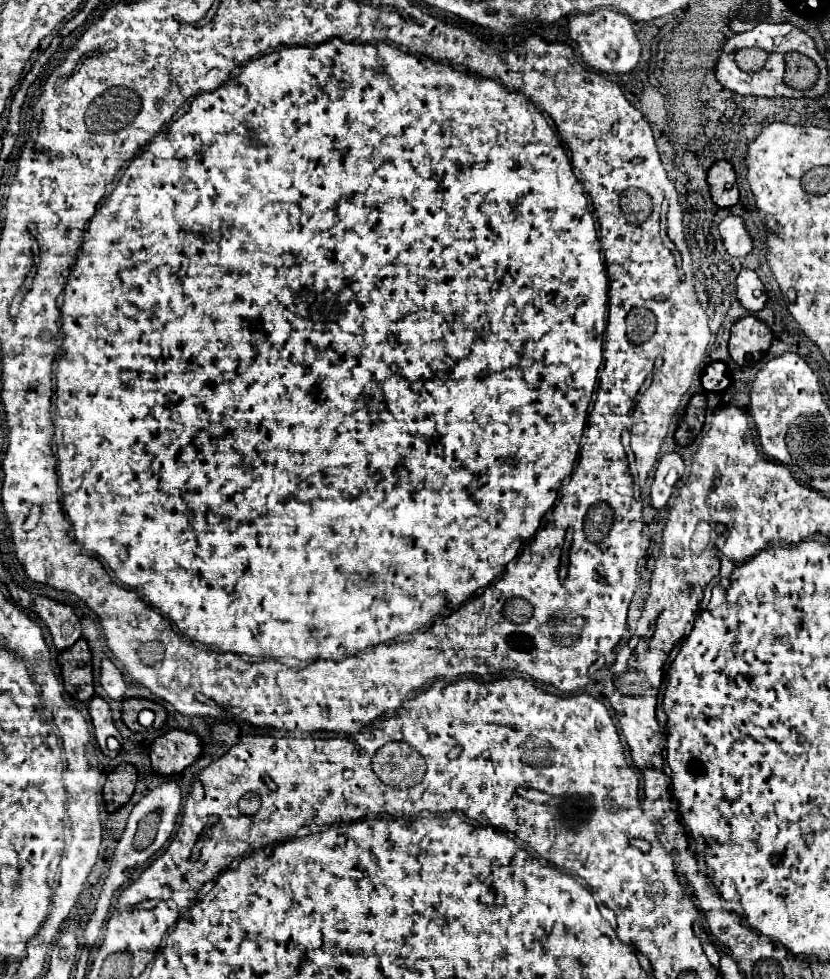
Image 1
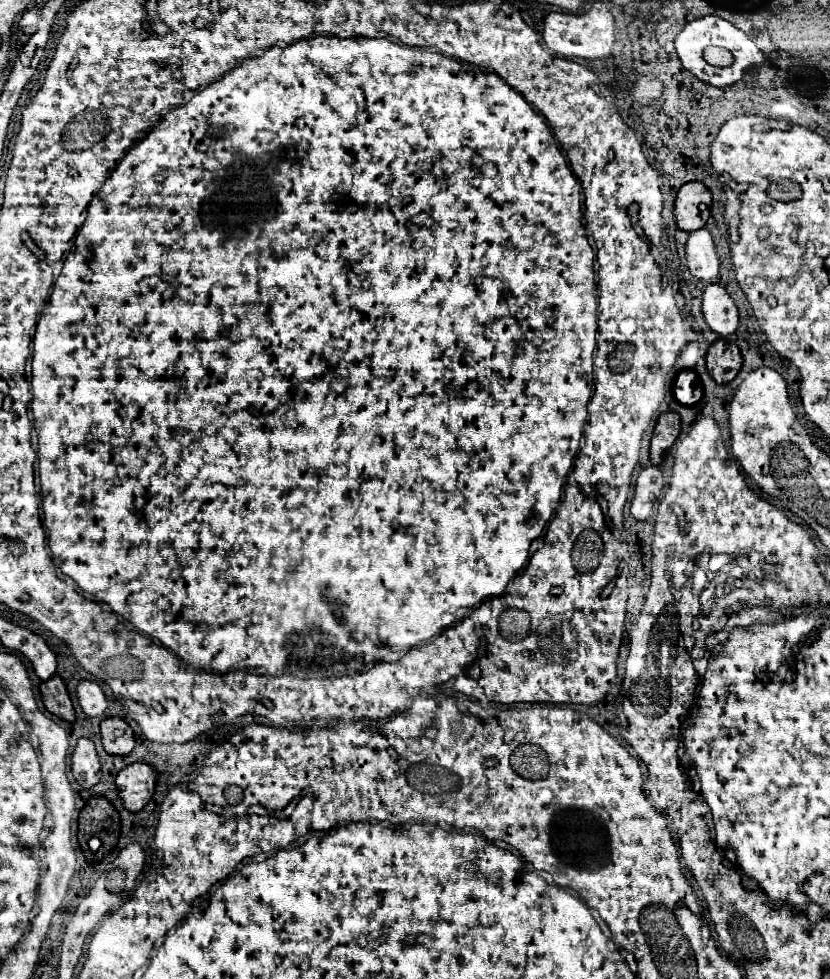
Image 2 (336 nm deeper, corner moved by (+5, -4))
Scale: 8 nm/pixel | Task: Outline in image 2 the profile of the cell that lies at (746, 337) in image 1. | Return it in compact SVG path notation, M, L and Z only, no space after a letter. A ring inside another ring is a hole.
M723 338L713 342L705 356L707 372L717 384L731 382L741 370L741 364L743 364L743 358L741 358L739 348L733 342L723 340Z

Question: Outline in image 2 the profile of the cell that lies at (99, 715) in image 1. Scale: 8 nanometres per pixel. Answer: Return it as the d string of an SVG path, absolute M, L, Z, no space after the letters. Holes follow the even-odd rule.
M89 738L77 740L77 746L71 756L71 772L85 790L93 788L101 780L101 764L95 746Z

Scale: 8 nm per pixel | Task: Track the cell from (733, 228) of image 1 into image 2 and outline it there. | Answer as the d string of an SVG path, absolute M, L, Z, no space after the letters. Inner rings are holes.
M701 228L689 234L685 244L685 256L687 256L687 268L691 276L695 276L697 280L711 282L717 276L719 258L709 230Z

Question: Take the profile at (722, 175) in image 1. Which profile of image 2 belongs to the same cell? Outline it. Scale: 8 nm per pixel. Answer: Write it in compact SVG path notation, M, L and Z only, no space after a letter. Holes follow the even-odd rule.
M687 182L675 198L675 224L679 230L693 232L705 226L711 208L711 192L701 182Z

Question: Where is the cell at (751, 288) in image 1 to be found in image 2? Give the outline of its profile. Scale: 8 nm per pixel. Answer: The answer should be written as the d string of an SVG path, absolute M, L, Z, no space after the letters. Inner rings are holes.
M709 284L703 290L703 296L701 296L701 312L703 312L705 324L717 336L725 338L725 336L729 336L729 334L733 334L737 330L737 324L739 324L737 306L729 298L729 294L725 292L723 286Z

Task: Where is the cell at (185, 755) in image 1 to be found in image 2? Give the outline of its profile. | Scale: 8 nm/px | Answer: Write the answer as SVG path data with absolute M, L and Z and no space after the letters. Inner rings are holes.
M143 762L129 764L117 774L115 784L127 812L139 812L147 804L153 794L155 780L155 770Z

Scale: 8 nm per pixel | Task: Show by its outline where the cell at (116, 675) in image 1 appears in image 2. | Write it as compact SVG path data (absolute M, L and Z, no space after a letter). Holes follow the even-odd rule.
M91 680L79 682L77 698L79 698L79 706L85 712L85 716L91 716L91 718L103 716L103 712L107 708L107 698L97 682L91 682Z

